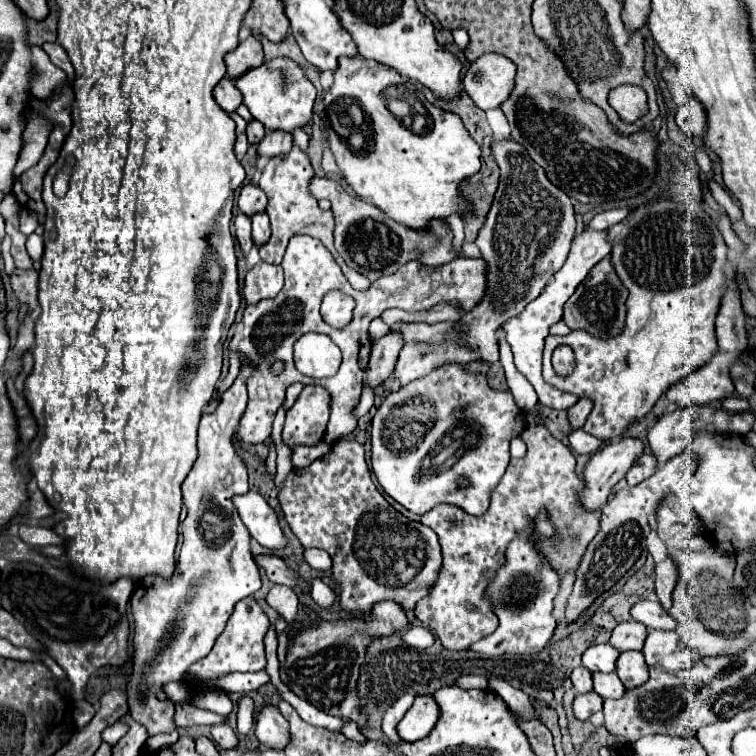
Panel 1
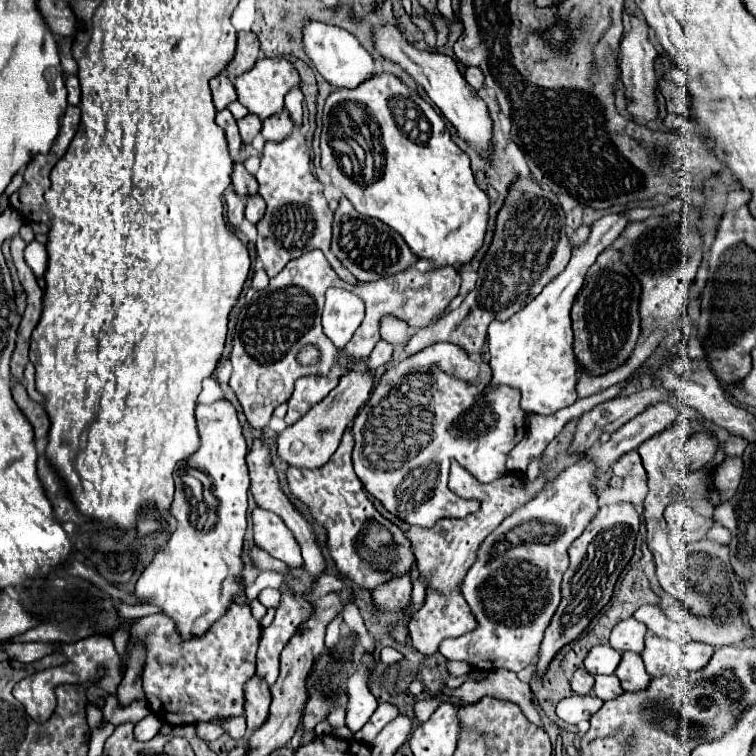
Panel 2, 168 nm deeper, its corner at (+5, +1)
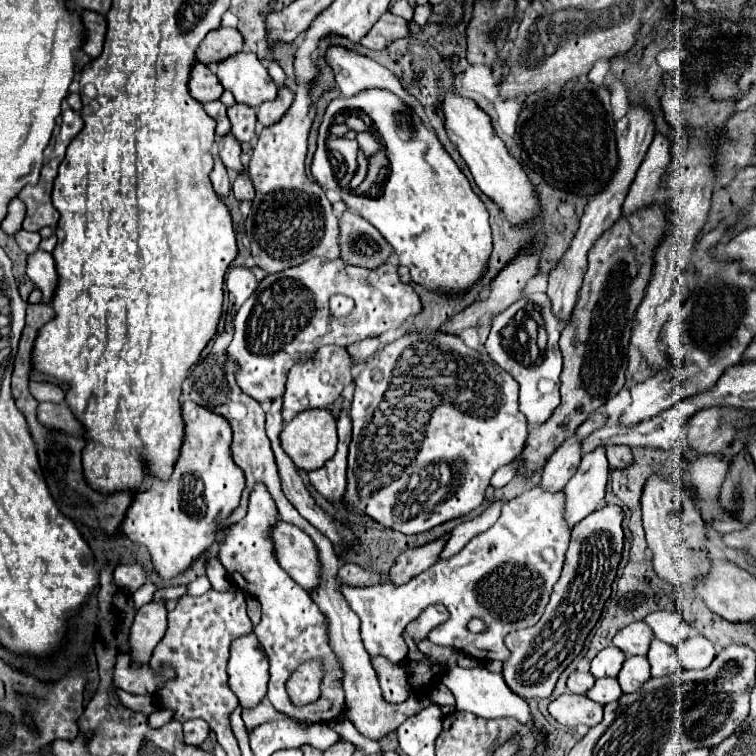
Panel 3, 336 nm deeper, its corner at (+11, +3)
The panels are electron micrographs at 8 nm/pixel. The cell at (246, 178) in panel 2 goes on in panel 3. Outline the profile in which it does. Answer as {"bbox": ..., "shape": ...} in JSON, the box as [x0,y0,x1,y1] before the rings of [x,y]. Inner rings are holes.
{"bbox":[219,134,245,174],"shape":[[[231,134],[225,136],[225,140],[219,140],[219,158],[225,164],[225,168],[235,174],[245,172],[245,166],[241,164],[239,156],[241,156],[241,146]]]}

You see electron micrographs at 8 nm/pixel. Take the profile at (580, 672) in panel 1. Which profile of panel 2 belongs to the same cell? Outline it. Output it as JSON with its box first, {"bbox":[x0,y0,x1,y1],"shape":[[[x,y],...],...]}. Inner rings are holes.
{"bbox":[571,670,595,694],"shape":[[[577,670],[575,676],[571,678],[571,688],[577,694],[589,694],[593,690],[593,684],[595,684],[595,678],[587,670]]]}

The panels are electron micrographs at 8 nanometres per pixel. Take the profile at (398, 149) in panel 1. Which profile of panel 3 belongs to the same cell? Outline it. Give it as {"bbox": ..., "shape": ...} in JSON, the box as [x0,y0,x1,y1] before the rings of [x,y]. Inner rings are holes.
{"bbox":[311,88,491,292],"shape":[[[369,88],[351,98],[331,100],[325,110],[321,136],[327,136],[327,126],[333,116],[343,114],[345,110],[361,110],[371,118],[387,152],[389,174],[385,174],[385,170],[379,172],[377,196],[341,190],[337,176],[331,170],[331,162],[311,162],[313,178],[323,190],[337,190],[349,208],[381,230],[399,256],[399,262],[411,270],[413,282],[419,282],[429,290],[465,292],[465,288],[479,280],[491,254],[491,228],[485,204],[473,192],[469,180],[443,148],[437,134],[393,92]]]}

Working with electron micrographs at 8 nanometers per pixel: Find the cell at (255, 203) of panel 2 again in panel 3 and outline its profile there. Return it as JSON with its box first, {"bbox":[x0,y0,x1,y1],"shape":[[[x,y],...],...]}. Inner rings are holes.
{"bbox":[233,172,255,202],"shape":[[[243,172],[243,174],[239,174],[239,176],[235,178],[235,182],[233,182],[233,194],[235,194],[235,198],[237,198],[239,202],[243,202],[243,200],[253,200],[253,198],[255,198],[255,188],[253,188],[247,172]]]}

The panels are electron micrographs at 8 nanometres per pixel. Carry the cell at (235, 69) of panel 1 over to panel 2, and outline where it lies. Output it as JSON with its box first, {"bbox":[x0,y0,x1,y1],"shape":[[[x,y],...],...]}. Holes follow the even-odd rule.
{"bbox":[225,32,259,80],"shape":[[[237,32],[237,50],[225,72],[233,80],[243,72],[251,70],[259,58],[259,40],[253,32]]]}

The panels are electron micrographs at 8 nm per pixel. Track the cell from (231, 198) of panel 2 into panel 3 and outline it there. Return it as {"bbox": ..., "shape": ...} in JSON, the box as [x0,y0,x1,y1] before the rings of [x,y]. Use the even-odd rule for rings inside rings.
{"bbox":[211,160,231,198],"shape":[[[215,160],[215,168],[211,172],[211,184],[219,198],[225,198],[231,194],[231,180],[229,180],[229,174],[227,174],[225,166],[221,164],[221,160]]]}

